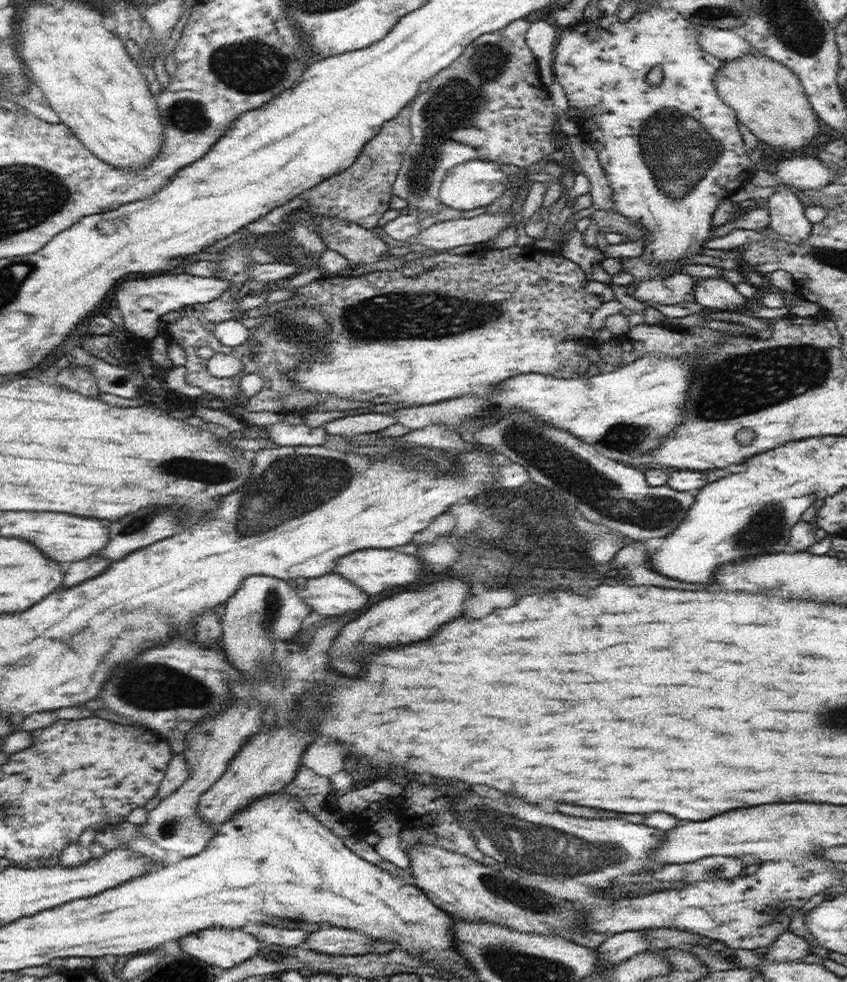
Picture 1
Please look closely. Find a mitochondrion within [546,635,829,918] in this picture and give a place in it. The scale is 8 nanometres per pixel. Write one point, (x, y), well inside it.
(713, 870)

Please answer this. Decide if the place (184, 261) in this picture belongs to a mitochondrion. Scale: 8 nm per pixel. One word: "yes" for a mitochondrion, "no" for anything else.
no

